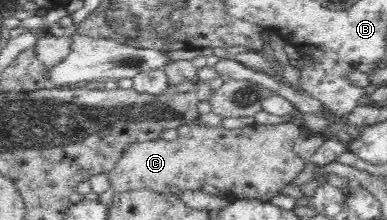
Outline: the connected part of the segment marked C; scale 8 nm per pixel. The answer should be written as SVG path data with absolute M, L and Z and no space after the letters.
M289 121L283 124L257 124L245 128L224 128L217 126L183 125L178 128L178 137L167 141L162 138L133 142L126 145L116 166L107 173L112 189L117 193L141 188L151 188L161 193L179 195L186 189L201 189L204 184L212 184L219 193L232 192L237 199L246 197L260 200L270 200L280 194L287 185L291 184L296 176L302 172L305 160L295 153L294 141L305 132L301 123Z

